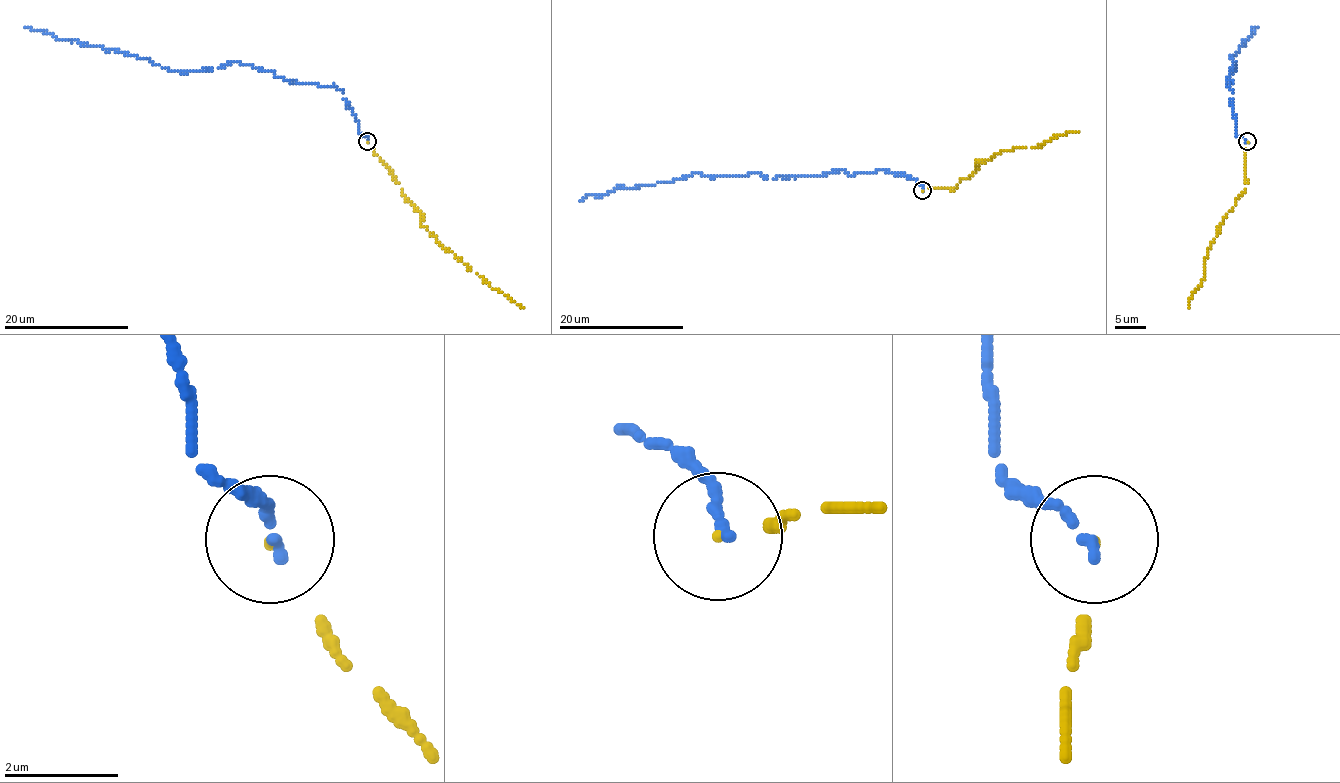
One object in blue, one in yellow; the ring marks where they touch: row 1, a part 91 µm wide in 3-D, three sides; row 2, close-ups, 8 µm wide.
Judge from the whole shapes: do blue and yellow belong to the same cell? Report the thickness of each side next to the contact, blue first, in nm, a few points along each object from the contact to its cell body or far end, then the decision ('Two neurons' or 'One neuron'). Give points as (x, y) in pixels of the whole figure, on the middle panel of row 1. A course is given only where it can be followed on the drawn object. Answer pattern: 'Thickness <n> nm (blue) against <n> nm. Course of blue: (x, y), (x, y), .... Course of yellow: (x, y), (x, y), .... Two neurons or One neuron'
Thickness 200 nm (blue) against 70 nm. Course of blue: (923, 190), (916, 179), (887, 170), (764, 178), (758, 172), (697, 172), (580, 200). Course of yellow: (922, 190), (956, 187), (976, 170), (976, 164), (994, 154), (1039, 147), (1058, 136), (1078, 133). One neuron

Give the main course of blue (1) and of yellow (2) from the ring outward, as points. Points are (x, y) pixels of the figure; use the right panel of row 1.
1: (1247, 142), (1236, 134), (1227, 85), (1233, 62), (1235, 68), (1229, 70), (1233, 71), (1229, 57), (1257, 28)
2: (1247, 142), (1244, 191), (1221, 224), (1205, 259), (1204, 280), (1193, 293), (1190, 307)

